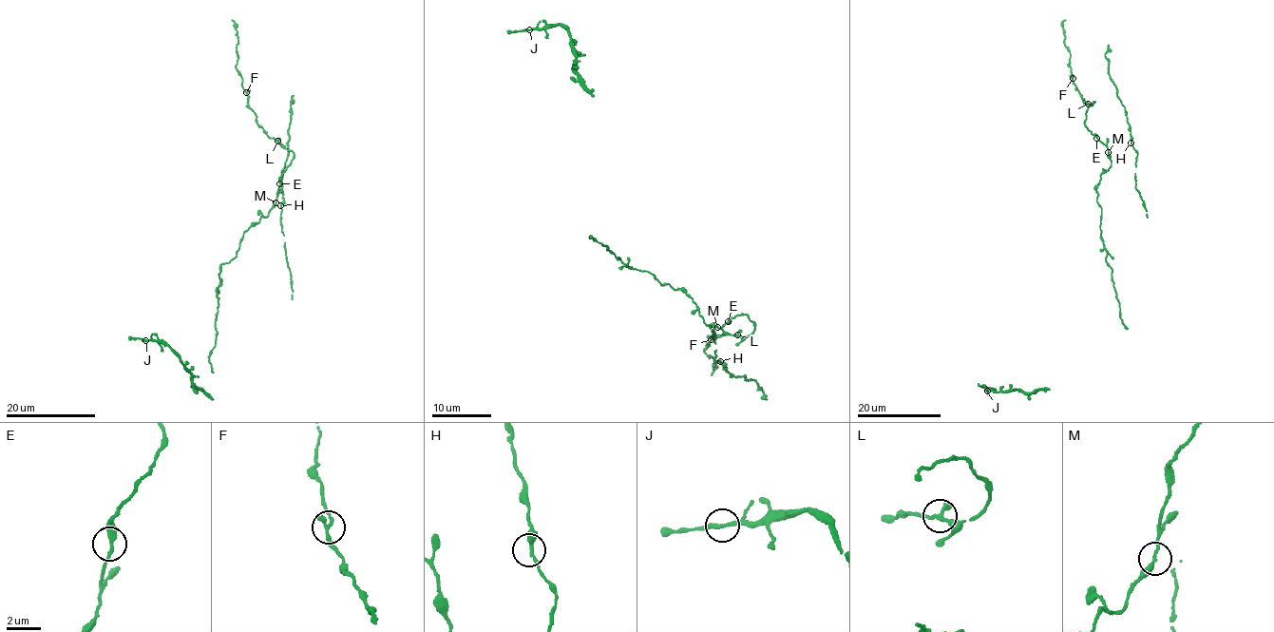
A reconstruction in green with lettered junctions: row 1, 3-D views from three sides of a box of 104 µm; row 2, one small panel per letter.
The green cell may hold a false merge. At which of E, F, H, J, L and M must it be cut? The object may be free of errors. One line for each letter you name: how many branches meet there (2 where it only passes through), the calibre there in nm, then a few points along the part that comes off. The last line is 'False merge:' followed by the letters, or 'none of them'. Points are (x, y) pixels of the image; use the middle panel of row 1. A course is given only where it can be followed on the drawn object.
False merge: none of them

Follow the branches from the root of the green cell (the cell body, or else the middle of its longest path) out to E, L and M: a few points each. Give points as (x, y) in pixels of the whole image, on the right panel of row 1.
E: (1103, 243), (1101, 206), (1096, 201), (1095, 187), (1112, 162), (1107, 146), (1096, 138)
L: (1103, 243), (1095, 187), (1112, 162), (1107, 146), (1085, 124), (1087, 106), (1092, 105), (1088, 104)
M: (1103, 243), (1101, 206), (1096, 201), (1095, 187), (1102, 174), (1112, 164), (1108, 152)

